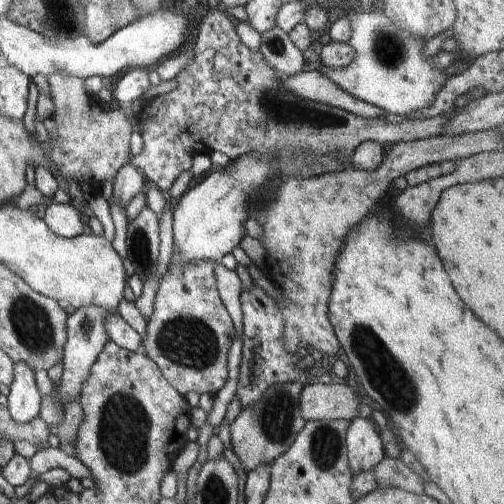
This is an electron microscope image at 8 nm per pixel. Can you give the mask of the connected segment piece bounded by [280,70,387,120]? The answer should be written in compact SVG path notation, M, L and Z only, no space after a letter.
M314 70L298 73L291 77L280 76L280 86L298 98L324 103L328 106L346 110L362 118L379 118L385 120L386 111L372 106L355 96L339 89L330 78Z

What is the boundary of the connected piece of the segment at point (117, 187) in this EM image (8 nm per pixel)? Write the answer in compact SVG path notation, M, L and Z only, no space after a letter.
M126 163L118 170L114 182L112 182L113 196L108 200L108 204L116 202L122 208L126 208L130 200L144 188L145 182L143 172L132 163Z

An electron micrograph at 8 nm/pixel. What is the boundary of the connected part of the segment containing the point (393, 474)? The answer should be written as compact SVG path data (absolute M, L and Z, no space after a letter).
M384 457L372 471L378 489L396 487L407 490L410 494L425 494L424 479L402 460Z

